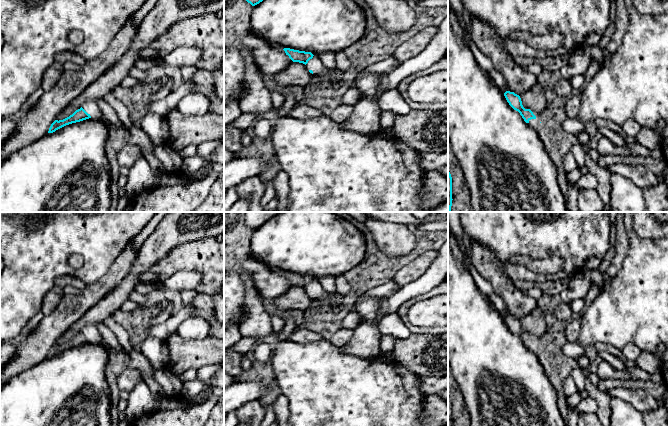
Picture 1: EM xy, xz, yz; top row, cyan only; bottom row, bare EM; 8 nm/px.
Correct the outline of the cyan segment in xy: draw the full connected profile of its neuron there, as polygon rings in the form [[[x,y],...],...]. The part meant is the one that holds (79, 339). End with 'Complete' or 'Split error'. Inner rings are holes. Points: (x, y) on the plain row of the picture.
[[[86,325],[86,326],[84,326],[84,328],[82,329],[82,331],[80,333],[76,334],[69,341],[67,341],[63,344],[59,344],[59,345],[55,344],[51,348],[48,357],[53,357],[56,354],[60,353],[66,349],[80,346],[80,345],[83,345],[83,344],[86,344],[89,342],[102,345],[109,352],[111,352],[111,348],[105,344],[105,342],[103,341],[102,336],[101,336],[99,330],[97,329],[97,327],[94,325]]]. Split error

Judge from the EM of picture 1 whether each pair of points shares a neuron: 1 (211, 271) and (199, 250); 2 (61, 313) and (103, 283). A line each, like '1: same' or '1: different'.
1: same
2: same

